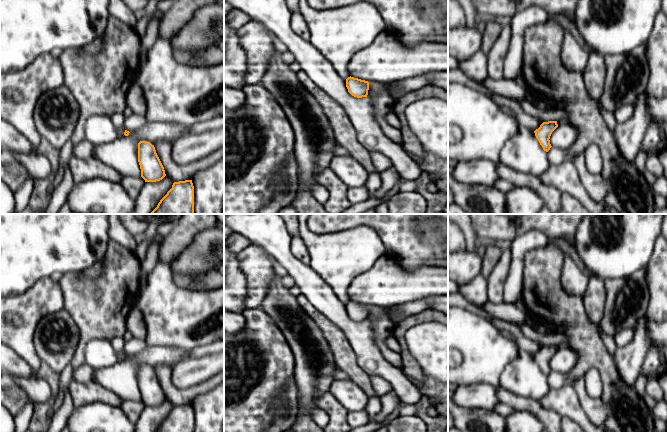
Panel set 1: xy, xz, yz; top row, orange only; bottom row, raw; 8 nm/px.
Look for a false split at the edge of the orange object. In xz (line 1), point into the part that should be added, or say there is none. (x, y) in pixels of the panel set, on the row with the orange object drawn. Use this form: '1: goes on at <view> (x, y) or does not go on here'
1: does not go on here

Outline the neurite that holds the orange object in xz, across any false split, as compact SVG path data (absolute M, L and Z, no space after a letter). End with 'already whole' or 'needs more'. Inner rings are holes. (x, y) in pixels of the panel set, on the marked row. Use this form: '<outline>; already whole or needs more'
M350 76L346 79L346 87L348 89L348 92L354 97L367 97L369 82Z; already whole

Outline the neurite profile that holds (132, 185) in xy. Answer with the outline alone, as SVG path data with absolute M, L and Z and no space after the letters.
M123 176L120 182L126 192L135 200L145 183L142 177L132 176Z

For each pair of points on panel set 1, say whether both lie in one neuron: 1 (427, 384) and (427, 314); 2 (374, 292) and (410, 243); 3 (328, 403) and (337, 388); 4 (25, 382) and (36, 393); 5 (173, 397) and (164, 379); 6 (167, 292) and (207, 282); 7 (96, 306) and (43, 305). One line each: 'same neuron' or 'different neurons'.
1: same neuron
2: different neurons
3: different neurons
4: same neuron
5: same neuron
6: different neurons
7: different neurons

